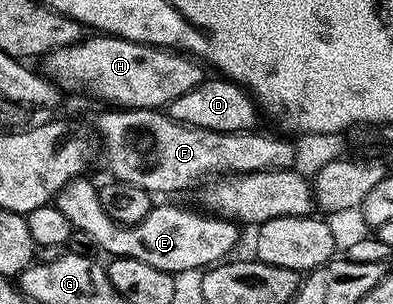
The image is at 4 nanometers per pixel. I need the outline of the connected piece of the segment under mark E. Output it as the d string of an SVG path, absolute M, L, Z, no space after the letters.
M81 175L68 182L54 198L57 209L70 219L77 234L85 233L109 258L125 257L142 259L158 271L181 275L187 269L203 270L223 262L236 245L240 233L237 222L223 217L209 215L207 212L195 213L192 209L183 209L180 205L153 204L152 209L137 225L119 225L102 207L97 186Z

